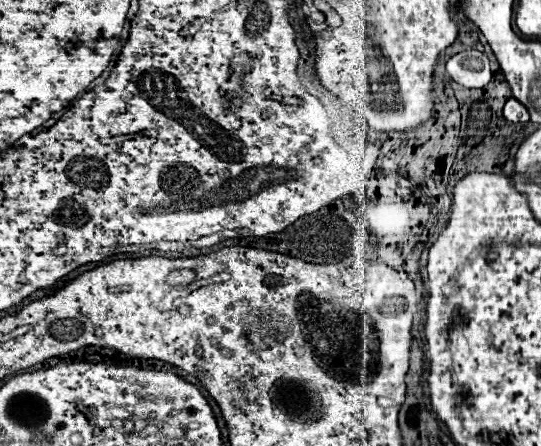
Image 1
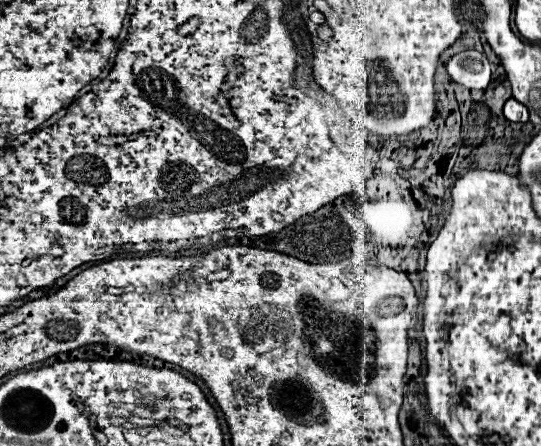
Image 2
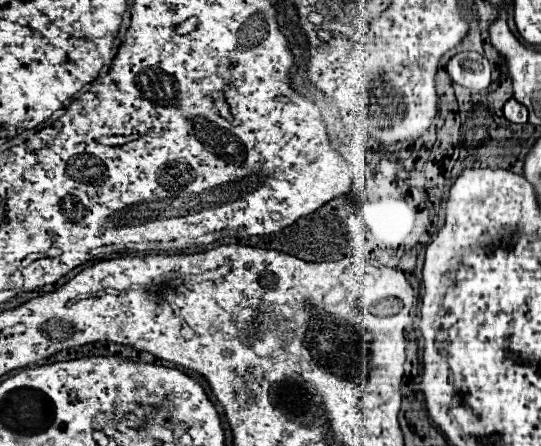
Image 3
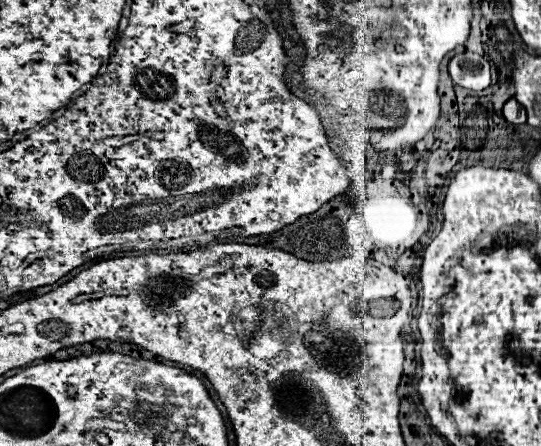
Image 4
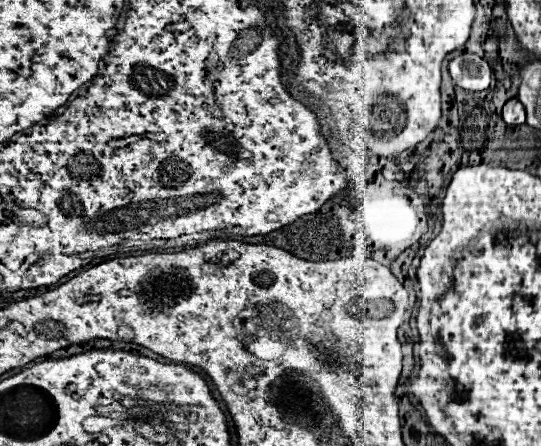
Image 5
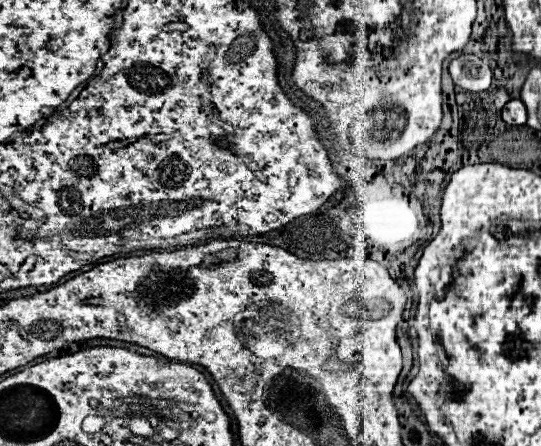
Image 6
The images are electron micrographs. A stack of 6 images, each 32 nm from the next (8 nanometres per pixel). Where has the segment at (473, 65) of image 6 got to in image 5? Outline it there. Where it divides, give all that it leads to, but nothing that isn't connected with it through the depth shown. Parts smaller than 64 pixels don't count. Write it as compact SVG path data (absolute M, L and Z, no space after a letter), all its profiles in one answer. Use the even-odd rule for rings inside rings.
M464 52L464 54L456 56L454 60L450 60L448 70L450 70L454 84L464 90L480 92L490 86L492 70L490 70L488 62L476 54Z

